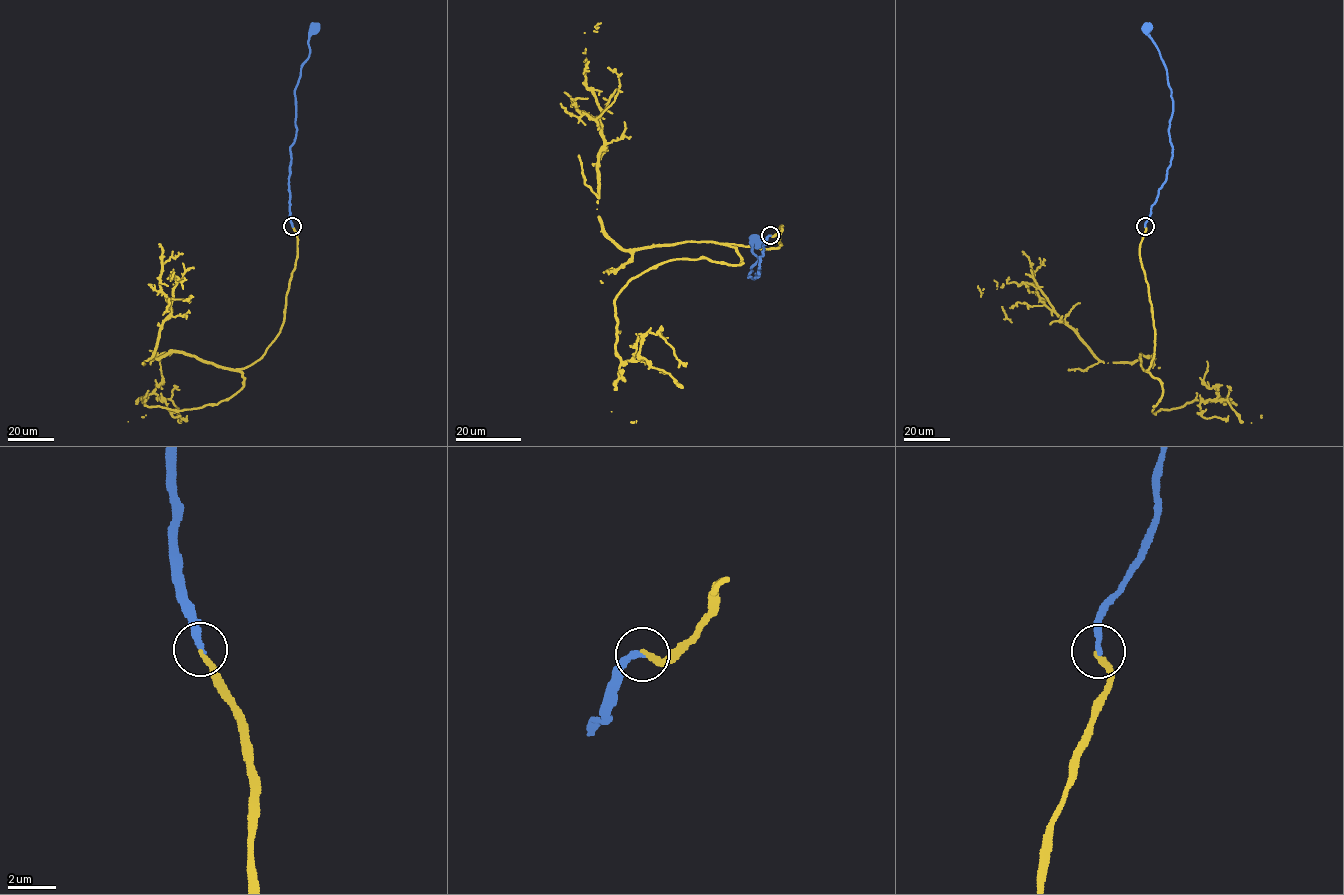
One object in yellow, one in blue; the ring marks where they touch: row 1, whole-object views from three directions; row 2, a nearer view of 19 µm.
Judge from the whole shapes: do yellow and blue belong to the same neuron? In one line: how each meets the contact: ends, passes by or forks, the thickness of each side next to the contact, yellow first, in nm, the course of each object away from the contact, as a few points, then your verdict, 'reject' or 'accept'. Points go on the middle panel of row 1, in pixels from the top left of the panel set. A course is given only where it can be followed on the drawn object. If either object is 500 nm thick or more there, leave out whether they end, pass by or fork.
yellow ends there; blue ends there; 220 nm thick on the yellow side, 240 nm on the other; yellow runs (770, 235), (783, 225), (779, 247), (628, 250), (604, 231), (601, 112), (583, 53), (597, 23); blue runs (770, 235), (761, 256), (760, 274), (753, 278), (748, 277), (758, 260), (752, 251), (755, 241); accept

